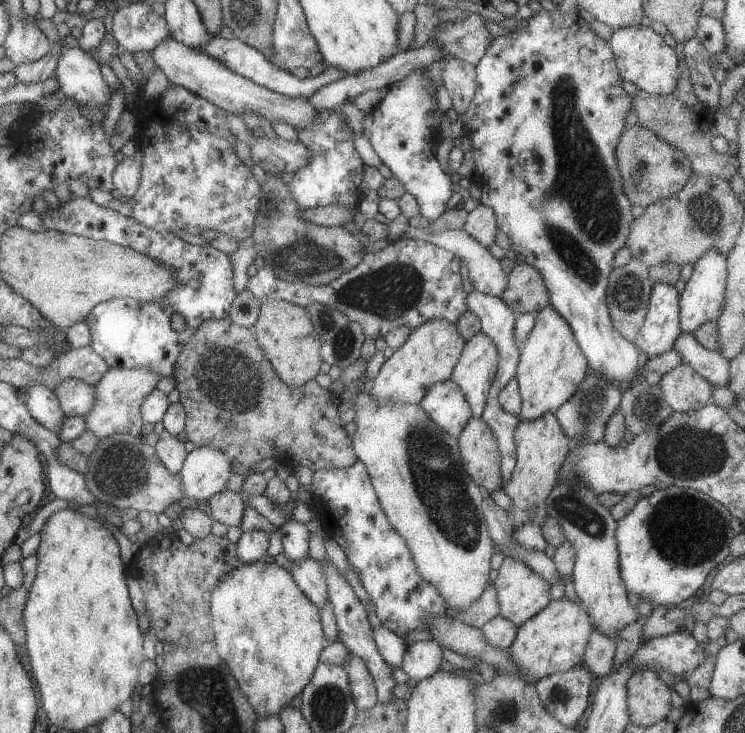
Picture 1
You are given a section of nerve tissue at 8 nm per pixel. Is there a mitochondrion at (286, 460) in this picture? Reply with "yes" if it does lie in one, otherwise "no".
no

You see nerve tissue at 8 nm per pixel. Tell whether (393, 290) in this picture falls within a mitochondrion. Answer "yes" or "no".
yes

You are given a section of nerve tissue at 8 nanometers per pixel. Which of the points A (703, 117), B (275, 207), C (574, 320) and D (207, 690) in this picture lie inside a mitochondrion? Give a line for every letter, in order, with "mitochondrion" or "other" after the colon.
A: other
B: mitochondrion
C: other
D: mitochondrion

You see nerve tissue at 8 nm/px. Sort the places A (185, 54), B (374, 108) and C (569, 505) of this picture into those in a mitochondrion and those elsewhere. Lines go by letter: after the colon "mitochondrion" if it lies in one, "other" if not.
A: other
B: other
C: mitochondrion

